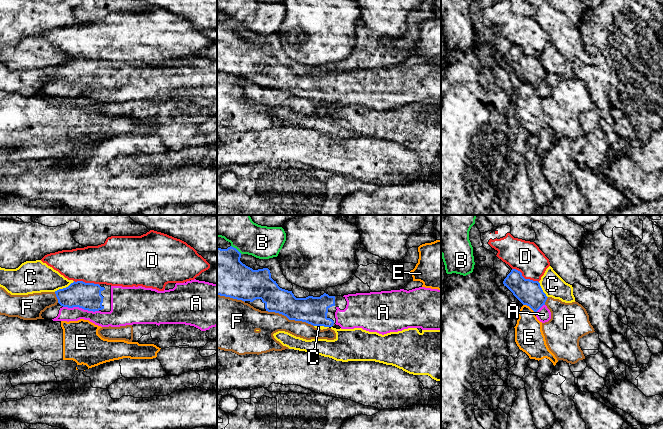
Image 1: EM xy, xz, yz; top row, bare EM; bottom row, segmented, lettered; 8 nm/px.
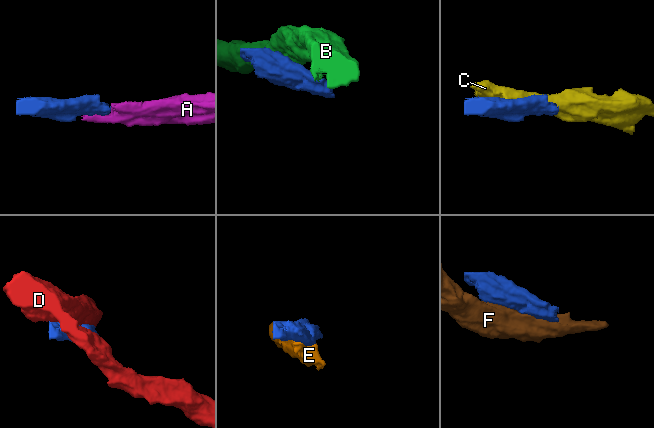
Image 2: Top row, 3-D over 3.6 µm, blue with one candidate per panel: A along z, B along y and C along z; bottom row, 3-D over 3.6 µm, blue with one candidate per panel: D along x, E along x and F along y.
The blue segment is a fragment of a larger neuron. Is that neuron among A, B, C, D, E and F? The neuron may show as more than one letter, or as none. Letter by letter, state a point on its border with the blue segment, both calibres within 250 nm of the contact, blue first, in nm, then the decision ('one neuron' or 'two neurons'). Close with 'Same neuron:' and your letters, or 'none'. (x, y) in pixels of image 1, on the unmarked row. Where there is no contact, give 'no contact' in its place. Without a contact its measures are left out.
A: contact xy (81, 83); calibres 220 and 130 nm; one neuron
B: contact xz (235, 24); calibres 380 and 260 nm; two neurons
C: contact xy (64, 64); calibres 220 and 260 nm; two neurons
D: contact yz (524, 54); calibres 200 and 260 nm; two neurons
E: contact yz (529, 82); calibres 200 and 240 nm; two neurons
F: contact xz (290, 95); calibres 220 and 190 nm; two neurons
Same neuron: A

